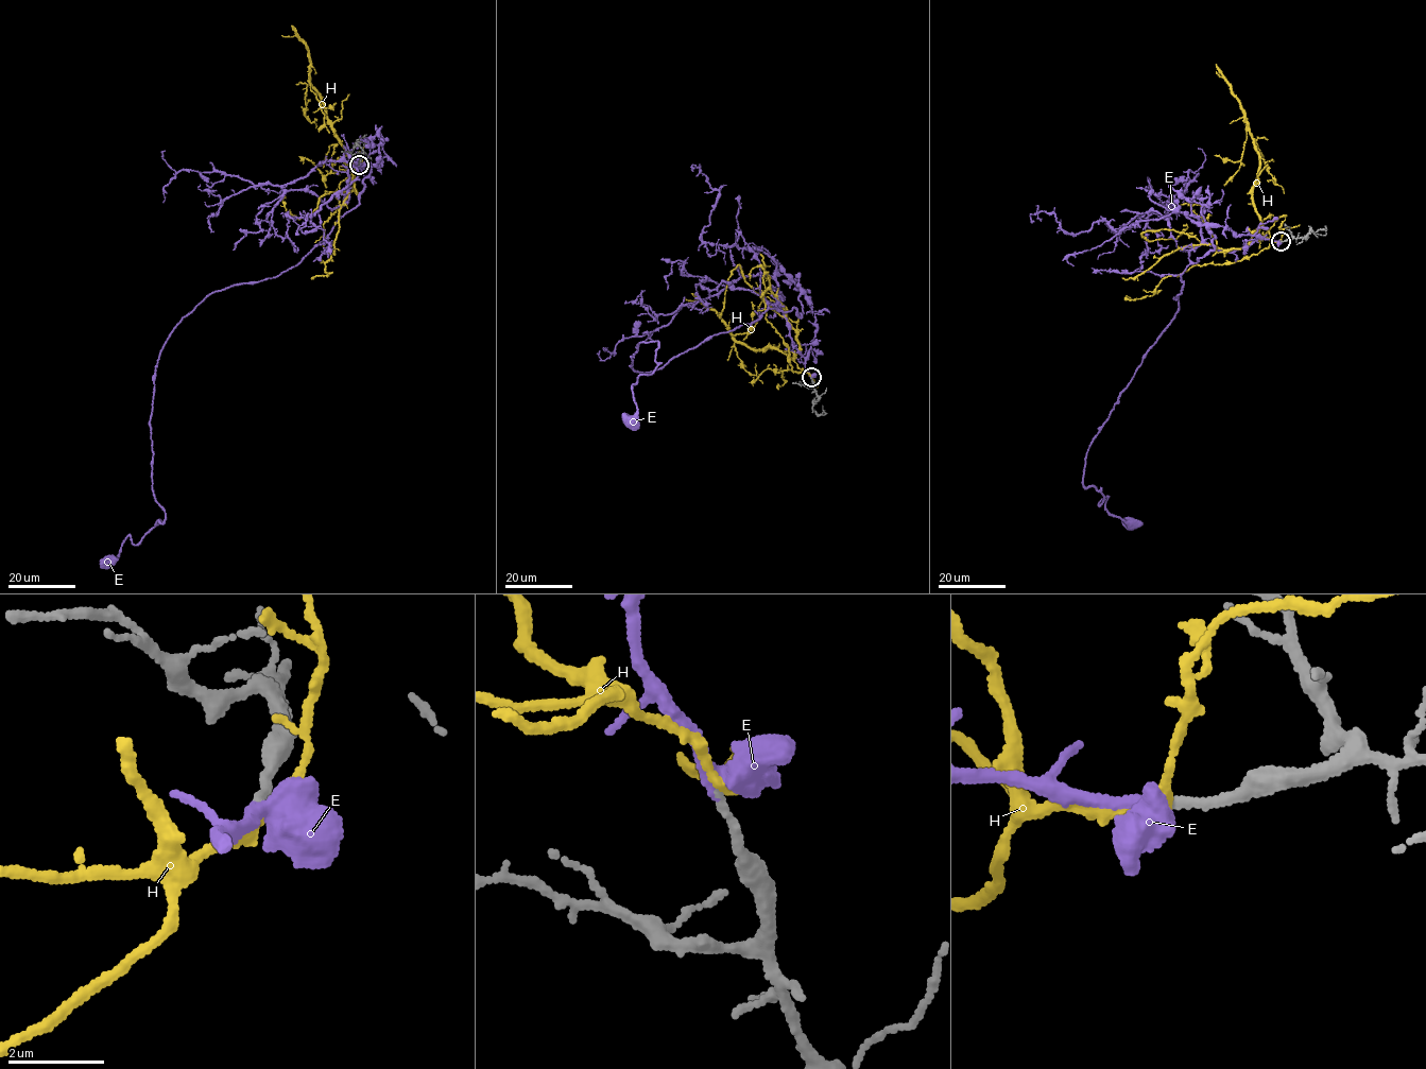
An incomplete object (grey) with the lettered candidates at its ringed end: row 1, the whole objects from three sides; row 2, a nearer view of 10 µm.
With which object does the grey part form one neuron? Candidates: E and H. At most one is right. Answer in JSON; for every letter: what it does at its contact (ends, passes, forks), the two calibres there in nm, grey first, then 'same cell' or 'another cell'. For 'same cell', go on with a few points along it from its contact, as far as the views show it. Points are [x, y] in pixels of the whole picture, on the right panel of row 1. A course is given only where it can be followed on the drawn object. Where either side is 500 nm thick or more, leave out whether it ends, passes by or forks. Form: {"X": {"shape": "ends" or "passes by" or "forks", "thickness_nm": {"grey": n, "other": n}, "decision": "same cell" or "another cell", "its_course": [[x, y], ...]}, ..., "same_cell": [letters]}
{"E": {"shape": "passes by", "thickness_nm": {"grey": 200, "other": 400}, "decision": "same cell", "its_course": [[1281, 241], [1189, 251], [1174, 317], [1086, 453], [1083, 484], [1131, 524]]}, "H": {"shape": "passes by", "thickness_nm": {"grey": 180, "other": 180}, "decision": "another cell"}, "same_cell": ["E"]}

